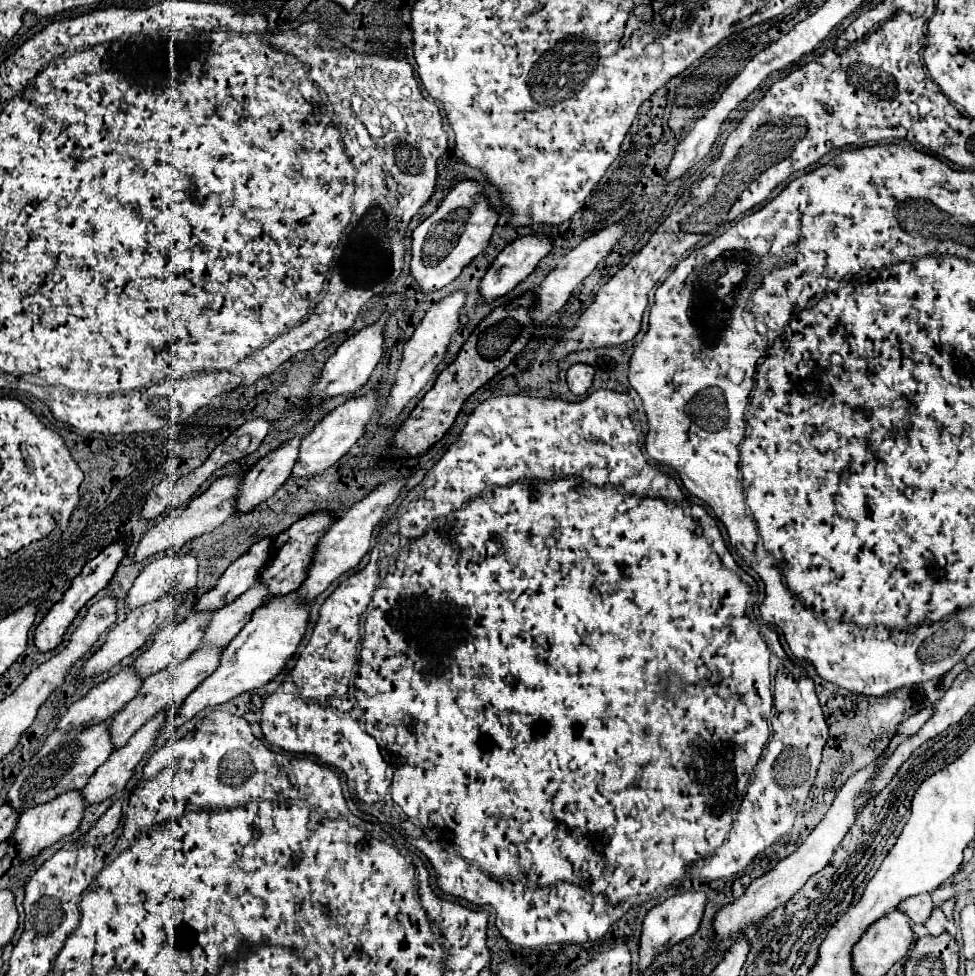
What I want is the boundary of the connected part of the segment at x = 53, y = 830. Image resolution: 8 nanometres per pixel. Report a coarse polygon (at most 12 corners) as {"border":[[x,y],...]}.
{"border":[[82,790],[22,812],[12,842],[18,860],[78,828]]}

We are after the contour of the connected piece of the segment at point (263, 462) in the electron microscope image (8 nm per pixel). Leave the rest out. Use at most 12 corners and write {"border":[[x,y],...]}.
{"border":[[304,436],[260,458],[238,512],[272,496],[296,466]]}

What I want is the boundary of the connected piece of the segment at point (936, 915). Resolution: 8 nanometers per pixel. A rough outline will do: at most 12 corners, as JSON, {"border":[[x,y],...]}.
{"border":[[940,908],[932,912],[926,928],[932,936],[946,932],[948,918]]}

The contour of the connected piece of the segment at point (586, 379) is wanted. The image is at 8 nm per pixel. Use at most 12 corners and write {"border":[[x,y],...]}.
{"border":[[588,364],[570,366],[566,380],[574,394],[592,386],[594,368]]}

